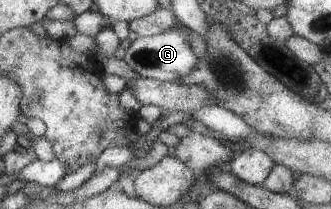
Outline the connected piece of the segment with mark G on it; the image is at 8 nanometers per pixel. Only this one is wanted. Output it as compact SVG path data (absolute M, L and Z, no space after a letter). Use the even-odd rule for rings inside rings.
M185 26L170 27L166 32L152 36L137 37L124 52L122 61L140 78L174 83L194 69L196 57L188 43L188 29Z

